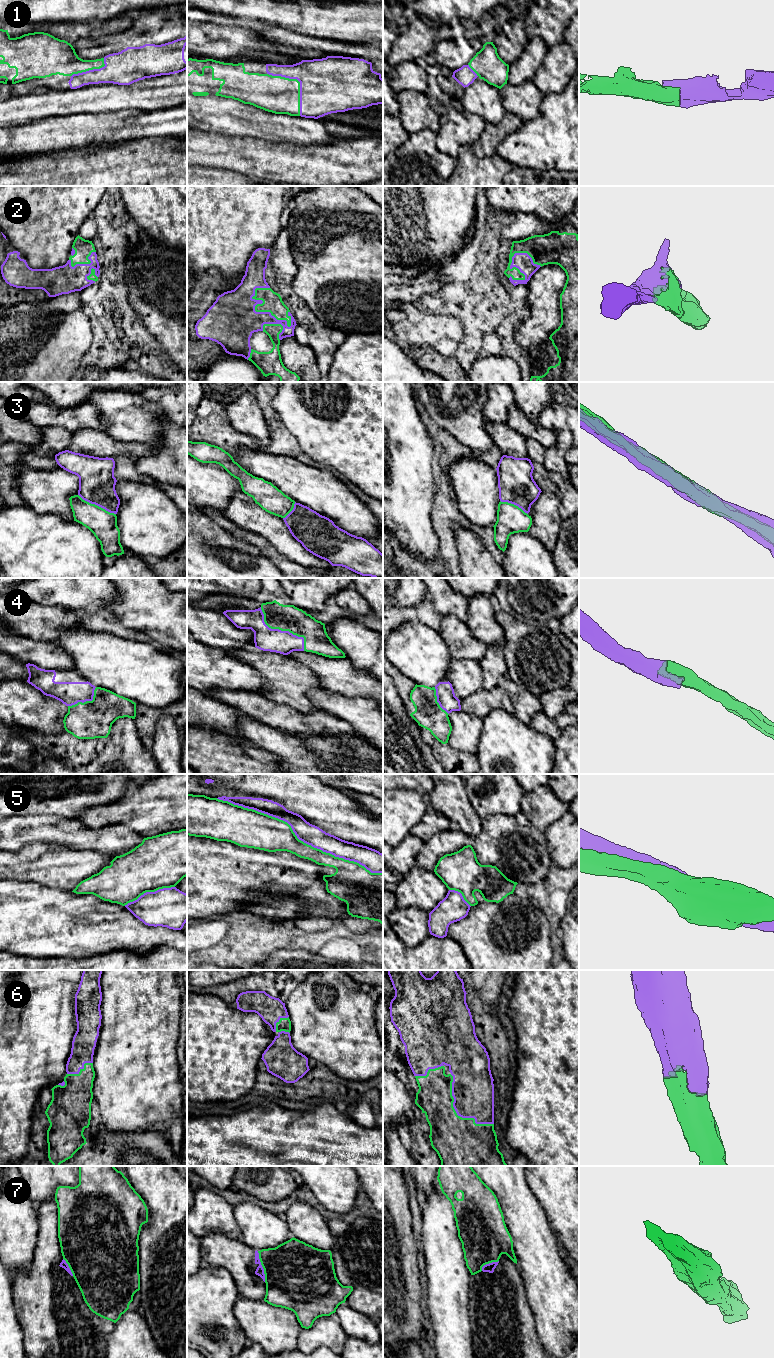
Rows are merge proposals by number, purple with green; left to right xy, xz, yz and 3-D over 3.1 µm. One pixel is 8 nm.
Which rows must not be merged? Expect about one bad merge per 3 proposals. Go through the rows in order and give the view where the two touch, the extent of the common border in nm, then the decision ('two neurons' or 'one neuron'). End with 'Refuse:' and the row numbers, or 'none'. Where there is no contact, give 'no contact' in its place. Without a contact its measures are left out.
1: contact in xz; length 440 nm; one neuron
2: contact in xz; length 420 nm; one neuron
3: contact in xy; length 340 nm; two neurons
4: contact in xz; length 500 nm; one neuron
5: contact in xz; length 1450 nm; two neurons
6: contact in yz; length 550 nm; one neuron
7: contact in xz; length 260 nm; two neurons
Refuse: 3, 5, 7

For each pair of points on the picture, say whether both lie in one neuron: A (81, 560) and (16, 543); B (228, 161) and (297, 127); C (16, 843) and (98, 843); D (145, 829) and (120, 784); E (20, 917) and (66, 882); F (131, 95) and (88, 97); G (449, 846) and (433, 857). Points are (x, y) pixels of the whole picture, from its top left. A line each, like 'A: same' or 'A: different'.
A: same
B: different
C: same
D: different
E: different
F: same
G: same

